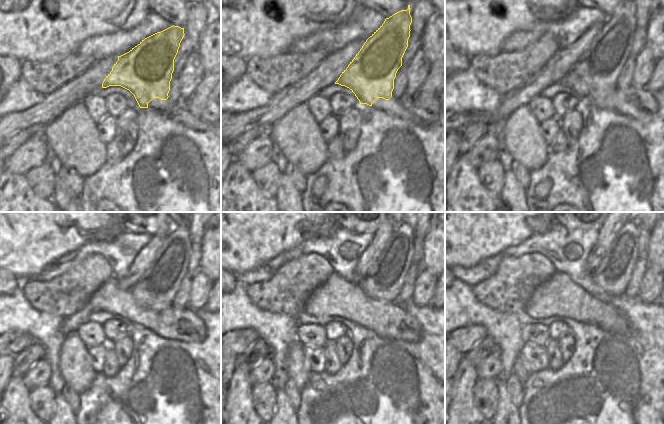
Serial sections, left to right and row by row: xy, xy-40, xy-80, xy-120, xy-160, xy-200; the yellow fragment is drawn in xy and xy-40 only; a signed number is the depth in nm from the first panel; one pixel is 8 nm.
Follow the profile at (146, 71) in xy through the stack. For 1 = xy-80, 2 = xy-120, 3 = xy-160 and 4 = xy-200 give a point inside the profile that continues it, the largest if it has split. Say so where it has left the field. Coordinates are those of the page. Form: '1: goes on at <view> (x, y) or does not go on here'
1: goes on at xy-80 (599, 67)
2: goes on at xy-120 (156, 288)
3: goes on at xy-160 (384, 281)
4: goes on at xy-200 (613, 274)

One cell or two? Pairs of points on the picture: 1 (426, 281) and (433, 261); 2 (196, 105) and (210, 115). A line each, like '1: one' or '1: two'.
1: two
2: two

